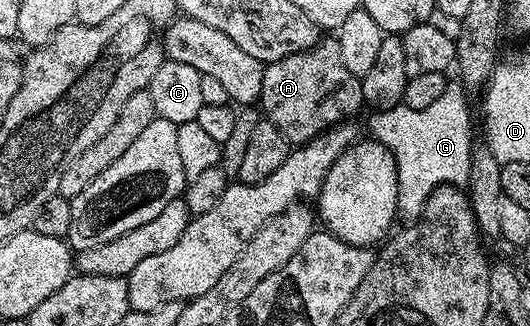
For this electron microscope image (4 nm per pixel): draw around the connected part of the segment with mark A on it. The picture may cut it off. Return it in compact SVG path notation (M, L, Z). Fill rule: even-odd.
M322 37L311 48L265 66L259 106L264 117L275 124L291 144L309 142L324 130L352 119L352 114L363 109L363 103L361 79L343 64L343 52L339 52L336 37Z

